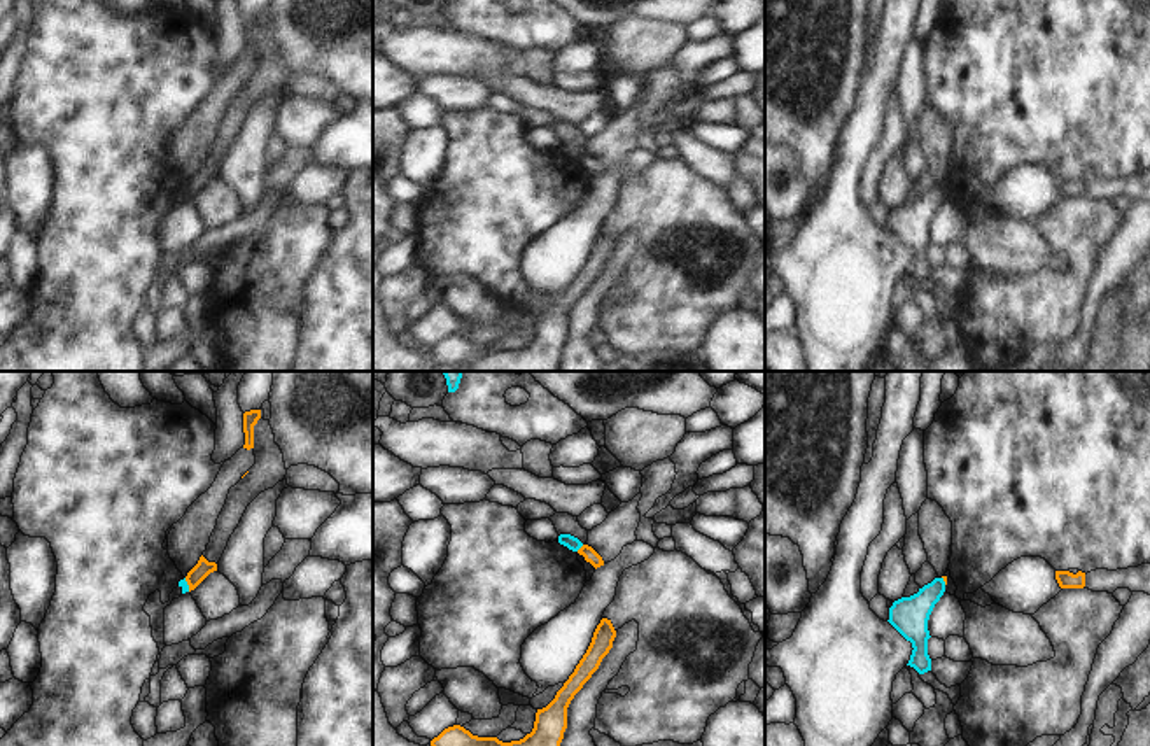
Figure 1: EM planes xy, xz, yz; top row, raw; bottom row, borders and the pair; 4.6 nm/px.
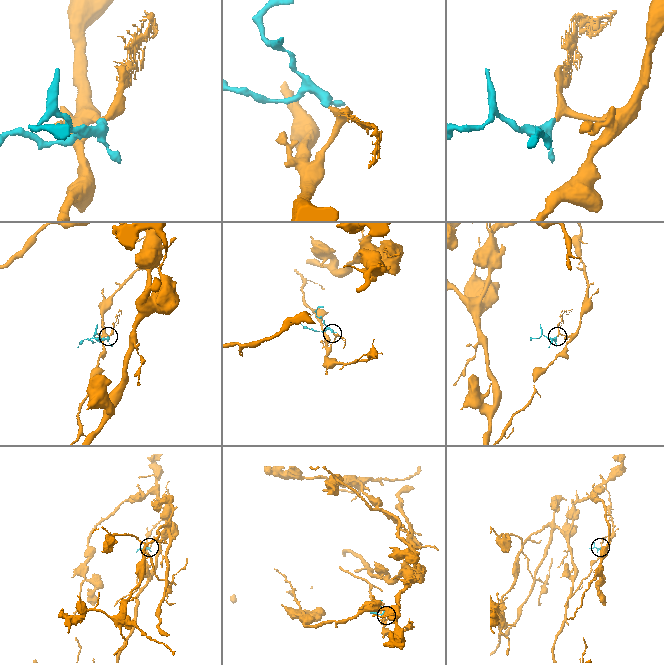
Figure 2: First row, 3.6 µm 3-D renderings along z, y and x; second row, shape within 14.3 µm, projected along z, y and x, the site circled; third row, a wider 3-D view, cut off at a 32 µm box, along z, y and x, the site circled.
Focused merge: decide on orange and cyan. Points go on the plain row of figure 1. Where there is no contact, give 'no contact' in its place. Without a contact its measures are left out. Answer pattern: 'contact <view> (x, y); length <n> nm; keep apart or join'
contact xz (582, 154); length 50 nm; keep apart

